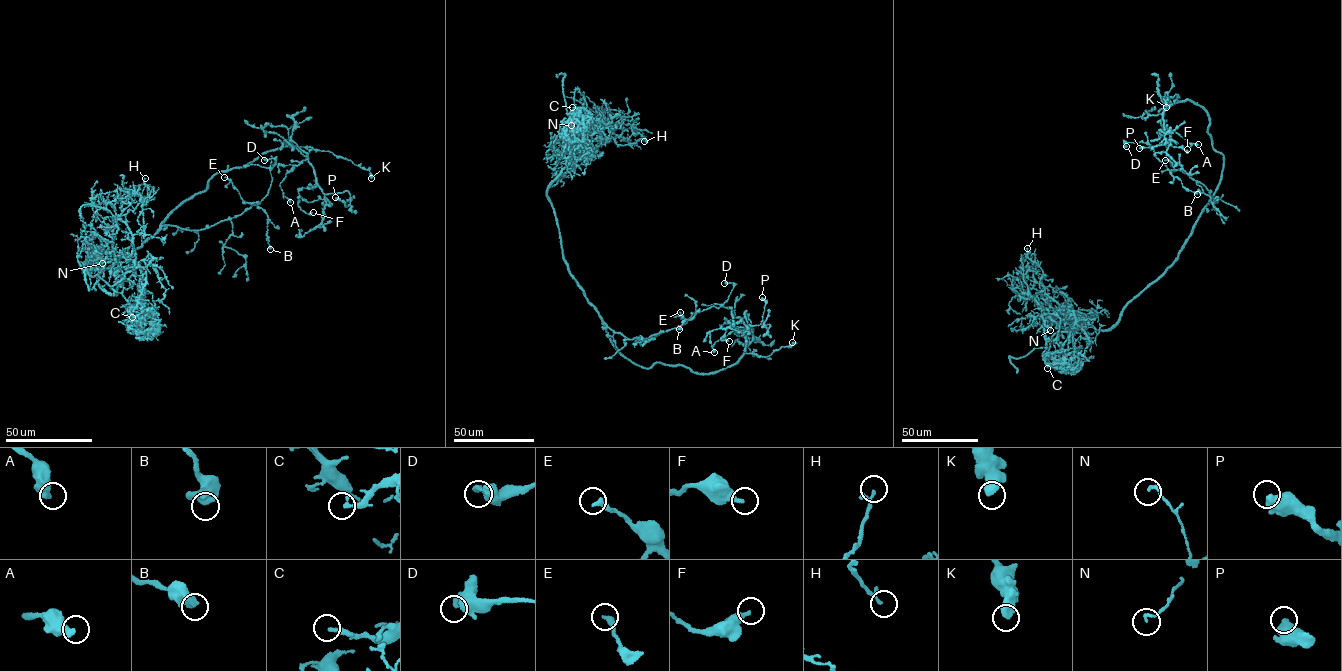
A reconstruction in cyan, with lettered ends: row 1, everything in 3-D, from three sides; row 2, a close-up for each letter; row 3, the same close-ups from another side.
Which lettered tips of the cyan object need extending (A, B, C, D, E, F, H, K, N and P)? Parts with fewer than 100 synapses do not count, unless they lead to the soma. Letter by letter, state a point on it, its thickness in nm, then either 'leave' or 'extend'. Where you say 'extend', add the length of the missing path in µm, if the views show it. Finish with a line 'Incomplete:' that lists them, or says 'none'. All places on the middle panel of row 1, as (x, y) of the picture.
A: place (714, 352); calibre 440 nm; leave
B: place (679, 329); calibre 600 nm; leave
C: place (572, 107); calibre 240 nm; leave
D: place (724, 283); calibre 320 nm; leave
E: place (680, 312); calibre 280 nm; leave
F: place (729, 341); calibre 340 nm; leave
H: place (644, 141); calibre 130 nm; leave
K: place (792, 342); calibre 550 nm; leave
N: place (571, 125); calibre 150 nm; leave
P: place (762, 297); calibre 550 nm; leave
Incomplete: none

